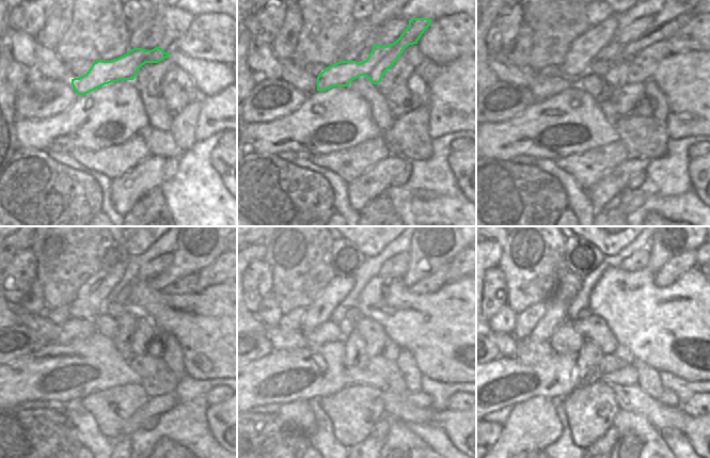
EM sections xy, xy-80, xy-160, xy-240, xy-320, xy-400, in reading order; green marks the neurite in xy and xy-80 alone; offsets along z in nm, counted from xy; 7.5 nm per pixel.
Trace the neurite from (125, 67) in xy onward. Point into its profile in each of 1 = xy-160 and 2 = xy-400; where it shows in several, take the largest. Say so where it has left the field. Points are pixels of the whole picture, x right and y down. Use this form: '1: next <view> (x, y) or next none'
1: next xy-160 (677, 10)
2: next xy-400 (662, 248)

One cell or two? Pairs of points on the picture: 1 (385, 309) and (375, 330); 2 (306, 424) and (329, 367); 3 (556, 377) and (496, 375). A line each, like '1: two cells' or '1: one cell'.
1: two cells
2: two cells
3: one cell

